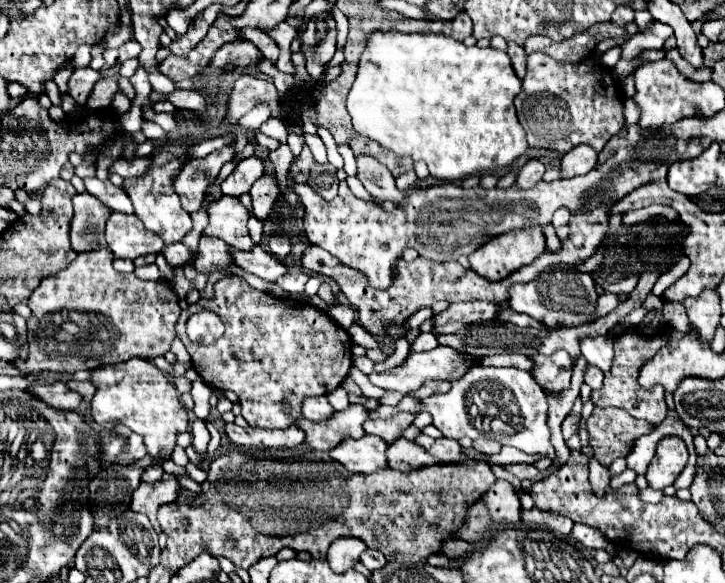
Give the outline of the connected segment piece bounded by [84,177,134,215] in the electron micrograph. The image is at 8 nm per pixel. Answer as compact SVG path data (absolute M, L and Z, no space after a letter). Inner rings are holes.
M88 177L88 179L84 179L84 187L90 195L96 195L100 201L108 203L108 207L112 207L112 211L120 211L120 213L128 213L128 215L134 213L134 207L130 203L128 195L120 187L112 185L110 181L100 181L98 177Z

